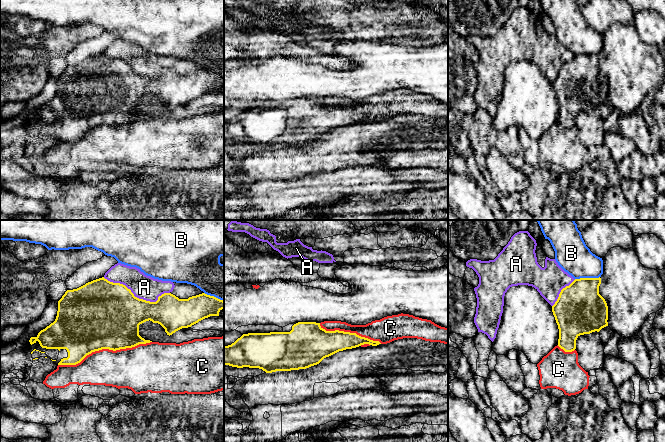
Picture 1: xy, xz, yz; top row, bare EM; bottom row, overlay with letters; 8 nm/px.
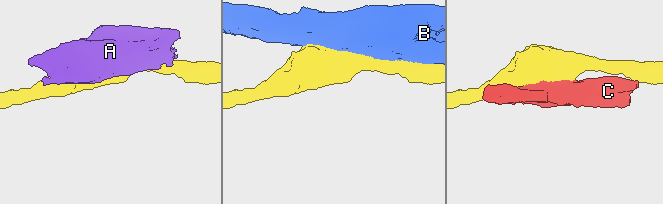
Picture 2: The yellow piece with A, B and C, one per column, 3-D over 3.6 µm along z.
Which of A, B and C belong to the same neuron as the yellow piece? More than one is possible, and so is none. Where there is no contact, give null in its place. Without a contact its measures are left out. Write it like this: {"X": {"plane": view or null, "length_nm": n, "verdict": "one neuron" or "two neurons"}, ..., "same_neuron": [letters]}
{"A": {"plane": "xy", "length_nm": 550, "verdict": "two neurons"}, "B": {"plane": "yz", "length_nm": 200, "verdict": "two neurons"}, "C": {"plane": "xy", "length_nm": 800, "verdict": "two neurons"}, "same_neuron": []}

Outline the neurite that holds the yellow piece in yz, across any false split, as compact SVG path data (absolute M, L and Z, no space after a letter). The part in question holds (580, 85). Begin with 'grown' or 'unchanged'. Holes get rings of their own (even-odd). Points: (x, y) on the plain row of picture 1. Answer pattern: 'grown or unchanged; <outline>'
unchanged; M600 53L575 55L561 66L552 82L559 105L558 122L565 128L576 125L580 111L608 102L608 82L599 70L600 60Z

